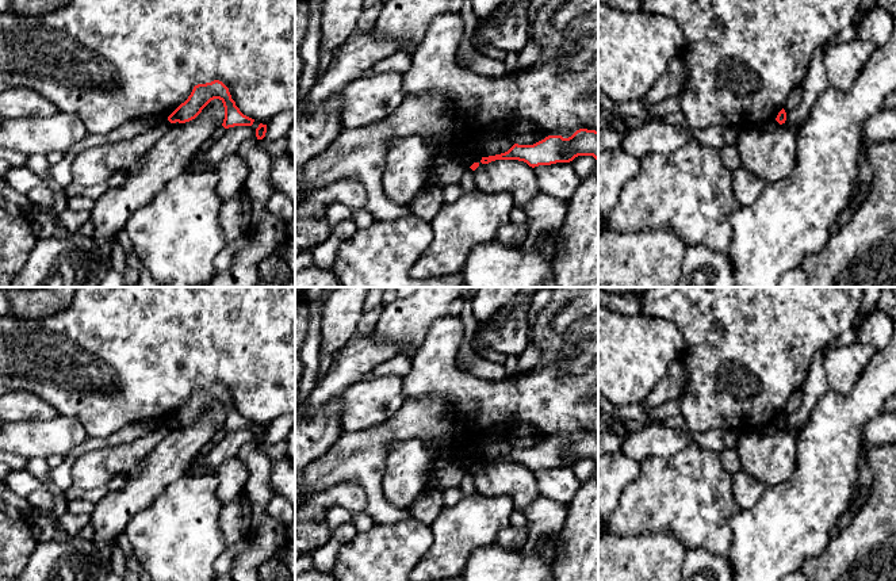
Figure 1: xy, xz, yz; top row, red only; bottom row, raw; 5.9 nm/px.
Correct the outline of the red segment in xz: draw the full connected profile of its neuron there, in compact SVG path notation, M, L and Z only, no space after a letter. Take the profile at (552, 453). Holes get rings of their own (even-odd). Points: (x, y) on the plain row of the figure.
M579 432L571 440L548 439L533 448L514 447L508 455L482 460L482 467L495 463L518 463L535 471L570 466L578 459L593 459L598 465L598 435Z

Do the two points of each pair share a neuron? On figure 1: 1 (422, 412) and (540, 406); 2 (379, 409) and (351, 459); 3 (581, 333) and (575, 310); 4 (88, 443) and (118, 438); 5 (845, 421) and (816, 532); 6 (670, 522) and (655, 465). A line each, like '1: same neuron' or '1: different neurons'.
1: different neurons
2: different neurons
3: different neurons
4: same neuron
5: same neuron
6: same neuron

